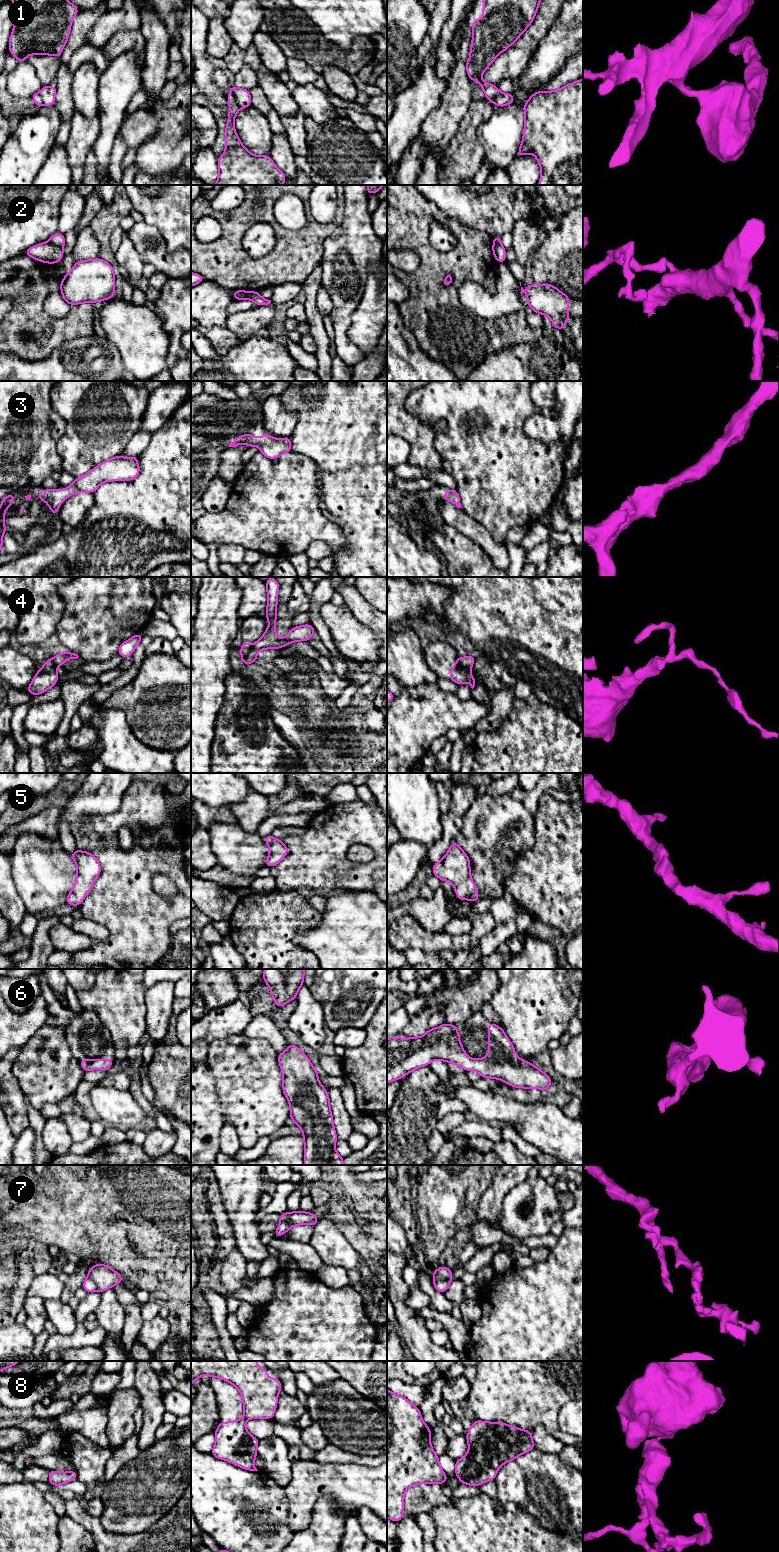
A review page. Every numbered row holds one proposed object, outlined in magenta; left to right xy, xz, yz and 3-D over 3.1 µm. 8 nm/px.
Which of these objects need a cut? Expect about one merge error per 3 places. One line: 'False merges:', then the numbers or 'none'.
False merges: 1, 2, 4, 7, 8

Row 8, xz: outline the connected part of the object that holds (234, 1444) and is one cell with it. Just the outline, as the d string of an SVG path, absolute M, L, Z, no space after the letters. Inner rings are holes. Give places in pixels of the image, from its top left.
M246 1417L232 1422L219 1422L211 1454L248 1471L258 1471L254 1460L259 1440L245 1428Z

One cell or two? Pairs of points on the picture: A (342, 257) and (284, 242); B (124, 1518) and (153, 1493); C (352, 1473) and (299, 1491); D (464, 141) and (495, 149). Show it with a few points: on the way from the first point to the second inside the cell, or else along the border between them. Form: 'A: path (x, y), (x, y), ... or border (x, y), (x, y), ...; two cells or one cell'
A: border (333, 230), (324, 242), (324, 253), (319, 265); two cells
B: path (131, 1511), (146, 1499); one cell
C: path (339, 1479), (312, 1481); one cell
D: border (482, 122), (477, 128), (477, 139), (484, 159); two cells

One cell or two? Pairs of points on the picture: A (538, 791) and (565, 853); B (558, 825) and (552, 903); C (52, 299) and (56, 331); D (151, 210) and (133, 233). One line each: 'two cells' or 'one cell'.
A: two cells
B: one cell
C: two cells
D: two cells

